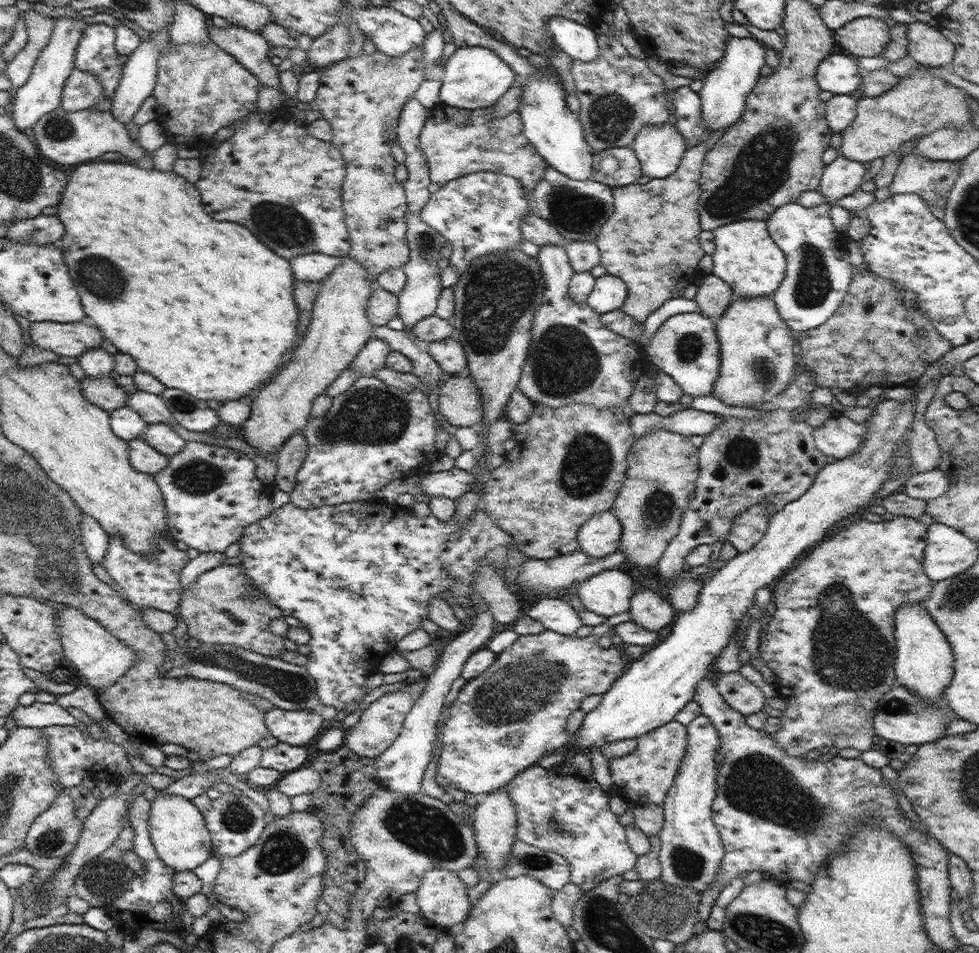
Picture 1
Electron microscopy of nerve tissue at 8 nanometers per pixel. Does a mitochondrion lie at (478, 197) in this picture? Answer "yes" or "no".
no

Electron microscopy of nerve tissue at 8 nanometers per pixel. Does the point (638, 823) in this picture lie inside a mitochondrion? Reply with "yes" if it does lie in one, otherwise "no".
no

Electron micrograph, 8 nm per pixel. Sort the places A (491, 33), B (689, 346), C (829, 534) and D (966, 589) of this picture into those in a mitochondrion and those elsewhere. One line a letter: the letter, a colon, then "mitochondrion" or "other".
A: other
B: mitochondrion
C: other
D: mitochondrion

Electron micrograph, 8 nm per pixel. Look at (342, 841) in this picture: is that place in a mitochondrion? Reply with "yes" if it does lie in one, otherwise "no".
no

